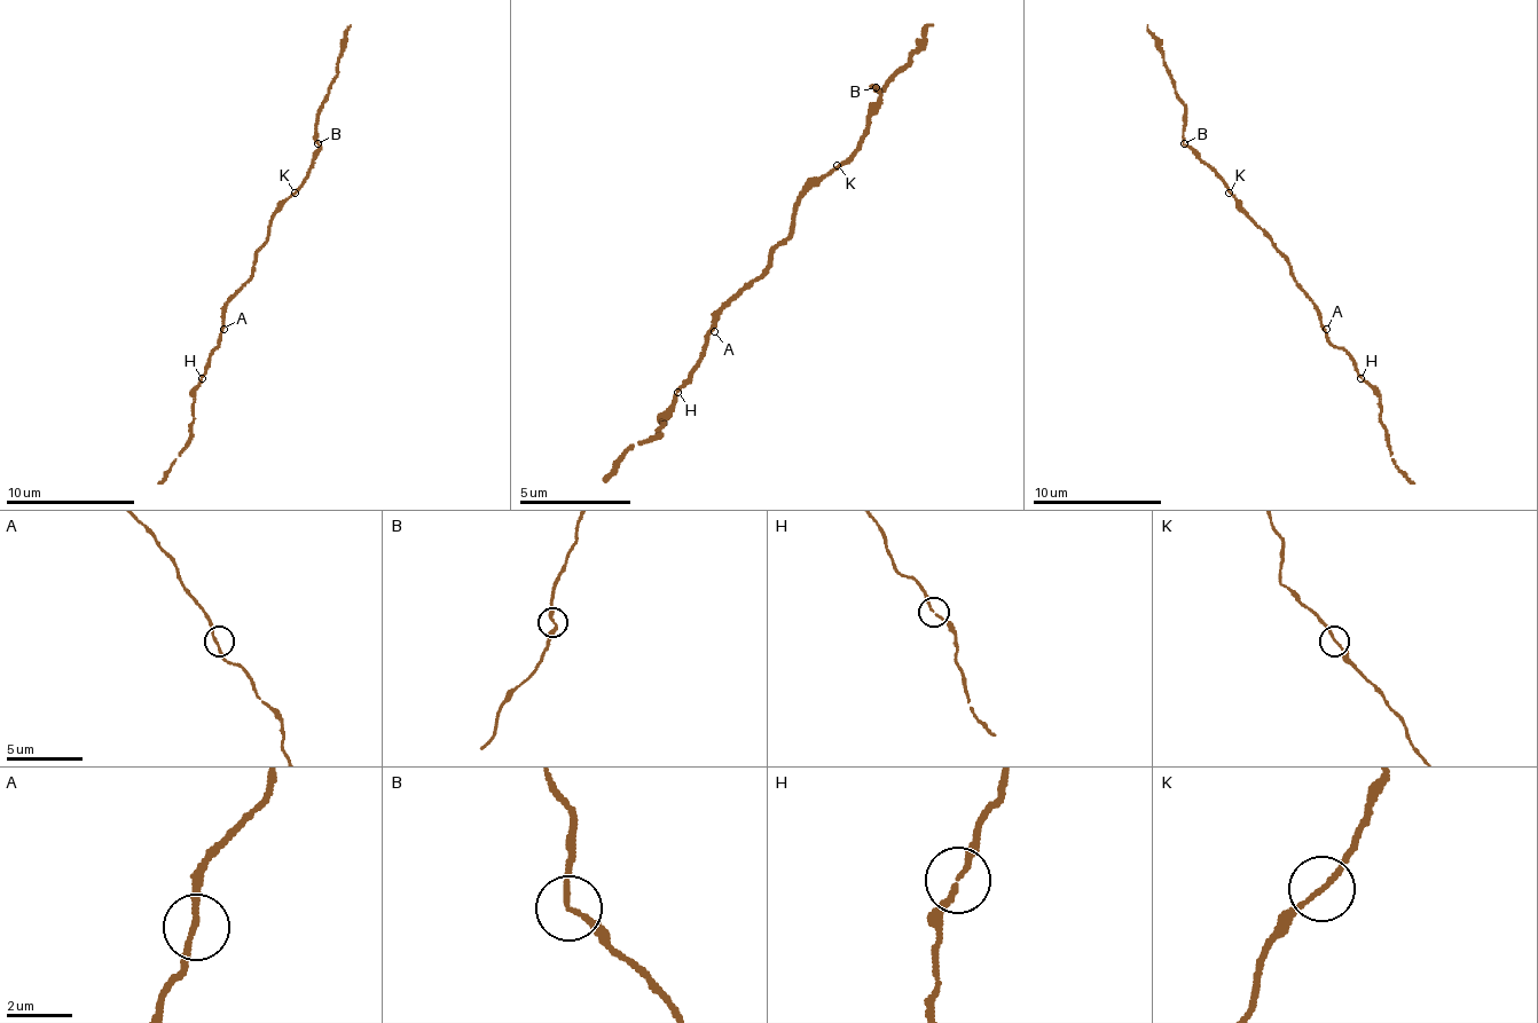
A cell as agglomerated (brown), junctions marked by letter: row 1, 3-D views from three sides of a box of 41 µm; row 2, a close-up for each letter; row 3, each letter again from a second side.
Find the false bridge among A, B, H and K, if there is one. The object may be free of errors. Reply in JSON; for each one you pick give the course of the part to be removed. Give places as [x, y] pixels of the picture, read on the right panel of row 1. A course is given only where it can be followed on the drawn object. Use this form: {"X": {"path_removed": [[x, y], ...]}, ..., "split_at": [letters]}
{"split_at": []}

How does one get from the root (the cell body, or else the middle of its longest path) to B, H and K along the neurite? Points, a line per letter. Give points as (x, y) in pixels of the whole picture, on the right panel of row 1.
B: (1284, 254), (1242, 209), (1219, 176), (1184, 143)
H: (1284, 254), (1291, 276), (1317, 306), (1326, 338), (1352, 361), (1362, 377)
K: (1284, 254), (1229, 193)

